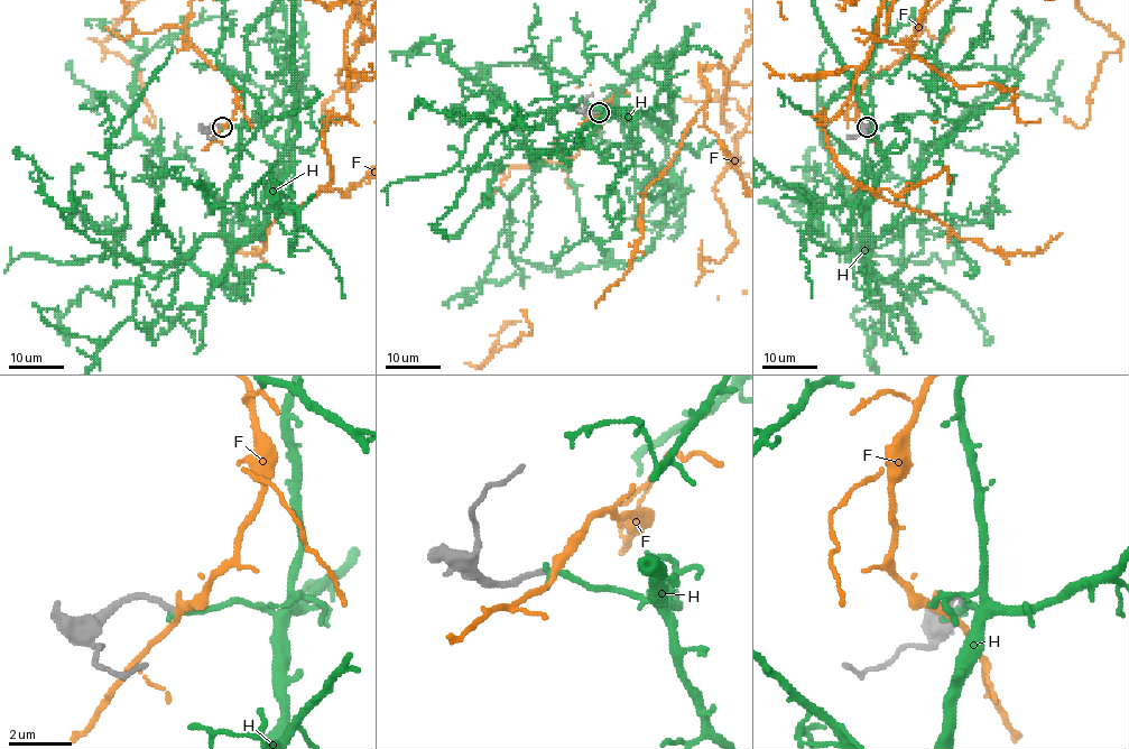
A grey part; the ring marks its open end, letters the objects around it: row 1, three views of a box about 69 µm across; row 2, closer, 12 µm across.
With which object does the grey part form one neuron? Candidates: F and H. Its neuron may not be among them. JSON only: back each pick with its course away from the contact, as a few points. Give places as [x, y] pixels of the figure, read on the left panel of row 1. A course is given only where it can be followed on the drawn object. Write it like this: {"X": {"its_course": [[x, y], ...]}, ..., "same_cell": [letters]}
{"same_cell": ["H"]}

